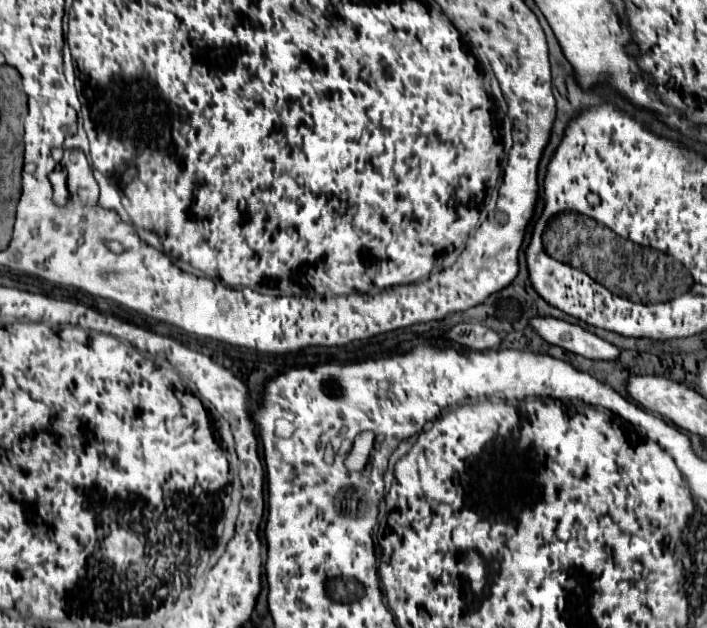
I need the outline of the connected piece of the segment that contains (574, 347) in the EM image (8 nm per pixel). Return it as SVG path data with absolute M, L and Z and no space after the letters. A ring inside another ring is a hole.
M536 316L528 320L528 324L548 344L560 346L572 354L580 354L590 360L616 360L620 354L614 344L572 322L564 322L552 316Z

